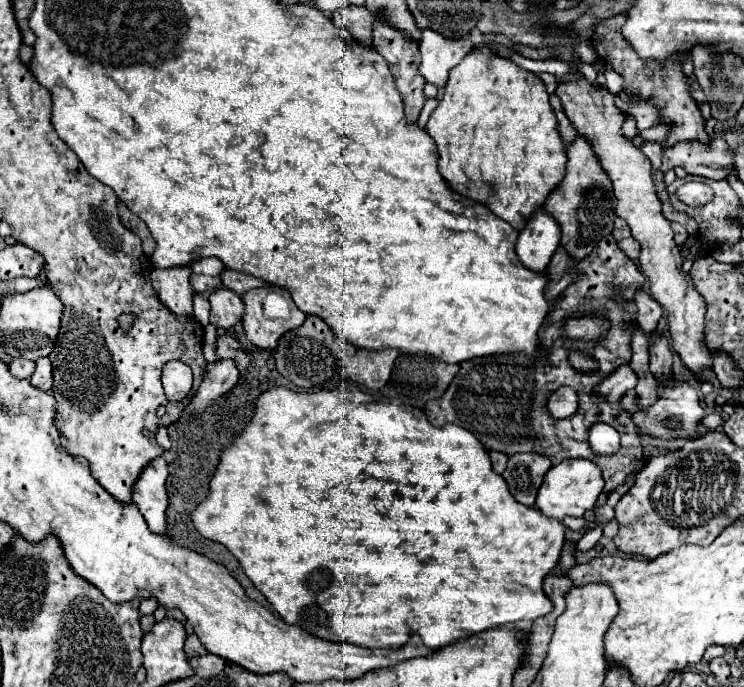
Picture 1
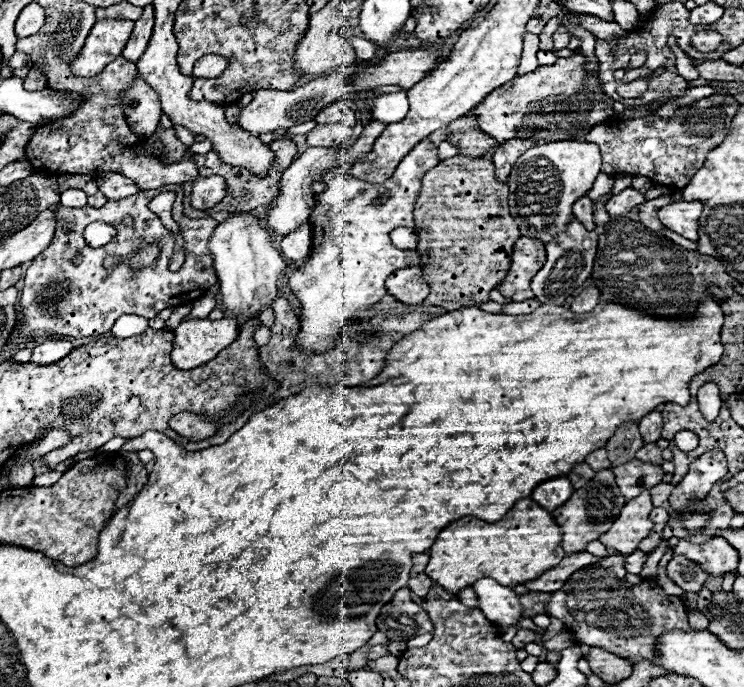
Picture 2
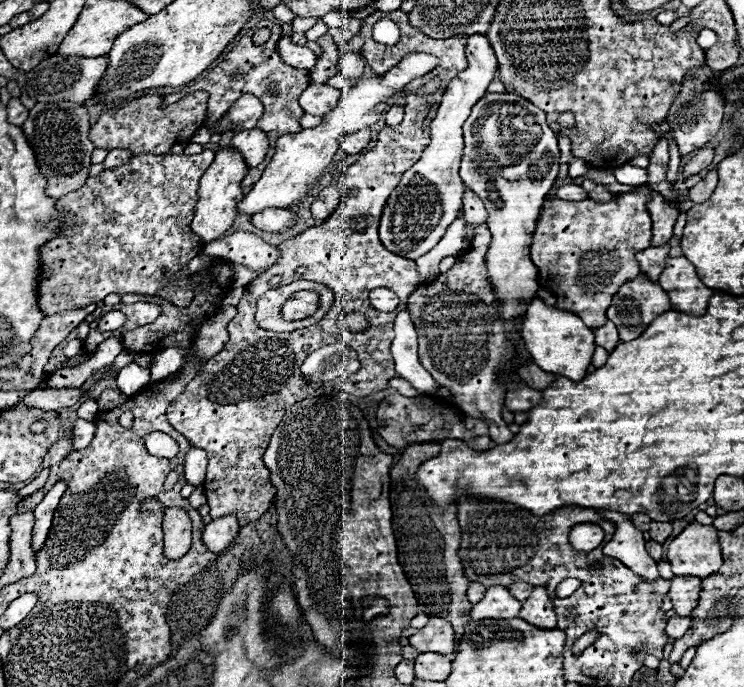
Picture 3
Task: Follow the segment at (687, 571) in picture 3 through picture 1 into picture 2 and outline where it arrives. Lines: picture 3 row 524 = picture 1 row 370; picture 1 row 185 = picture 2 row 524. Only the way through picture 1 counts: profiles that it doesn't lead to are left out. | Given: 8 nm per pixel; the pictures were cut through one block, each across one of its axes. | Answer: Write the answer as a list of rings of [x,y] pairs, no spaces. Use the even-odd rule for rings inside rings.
[[[642,492],[640,496],[628,500],[614,520],[612,528],[598,540],[606,548],[614,548],[620,554],[632,554],[632,550],[638,548],[638,542],[644,540],[654,528],[654,522],[648,518],[652,508],[654,506],[650,500],[650,492]]]

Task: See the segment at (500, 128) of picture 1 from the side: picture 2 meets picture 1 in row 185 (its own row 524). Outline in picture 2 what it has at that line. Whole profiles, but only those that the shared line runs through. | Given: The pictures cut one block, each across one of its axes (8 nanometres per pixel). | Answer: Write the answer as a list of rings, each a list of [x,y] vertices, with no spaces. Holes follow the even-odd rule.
[[[526,498],[516,502],[512,510],[494,524],[464,516],[446,526],[430,548],[426,574],[434,580],[434,584],[440,584],[452,594],[458,594],[462,588],[472,586],[472,582],[480,578],[494,578],[502,586],[512,588],[538,578],[544,570],[556,566],[556,562],[560,562],[566,554],[560,542],[560,526],[552,514],[532,502],[532,498]]]

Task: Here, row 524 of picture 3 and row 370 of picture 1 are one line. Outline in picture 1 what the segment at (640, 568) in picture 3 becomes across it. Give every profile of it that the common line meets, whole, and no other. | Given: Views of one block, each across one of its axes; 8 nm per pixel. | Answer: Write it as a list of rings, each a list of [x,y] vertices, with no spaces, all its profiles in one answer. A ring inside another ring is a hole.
[[[624,364],[624,366],[616,368],[606,380],[602,380],[602,384],[598,384],[596,390],[598,390],[600,396],[606,398],[608,402],[616,402],[616,400],[620,400],[628,390],[632,390],[632,388],[636,386],[636,382],[638,382],[636,372],[634,372],[628,364]]]

